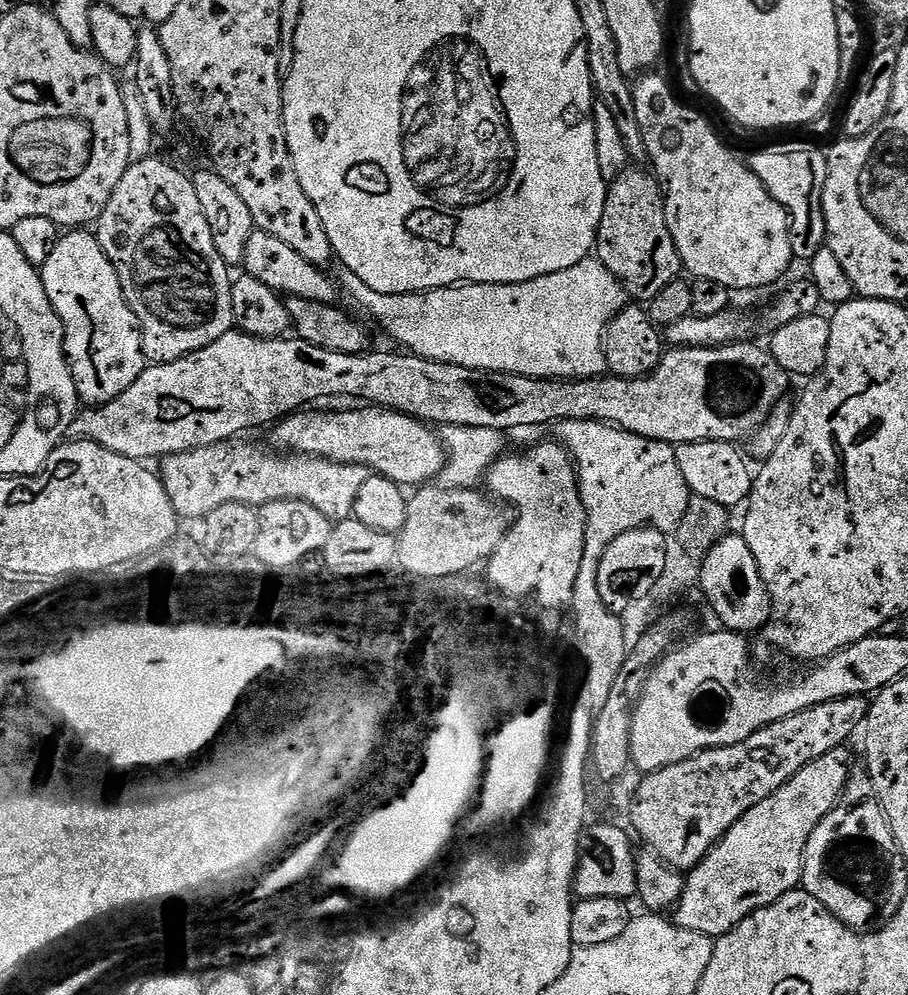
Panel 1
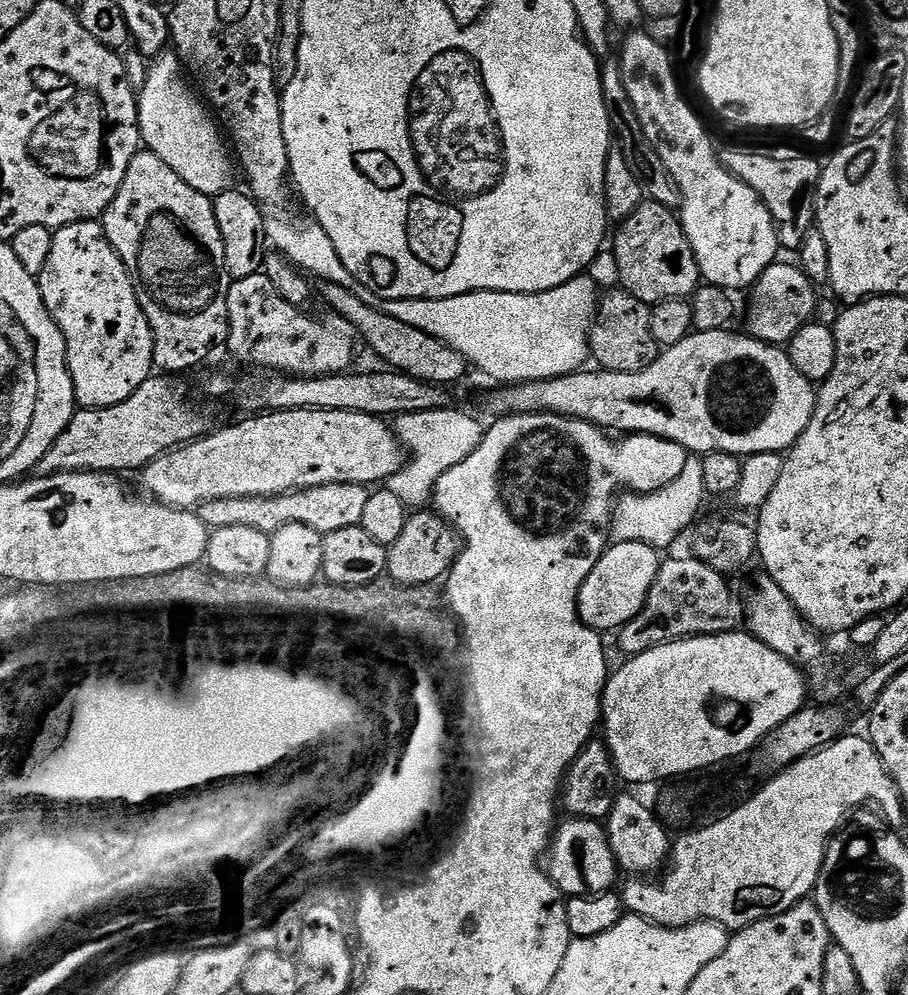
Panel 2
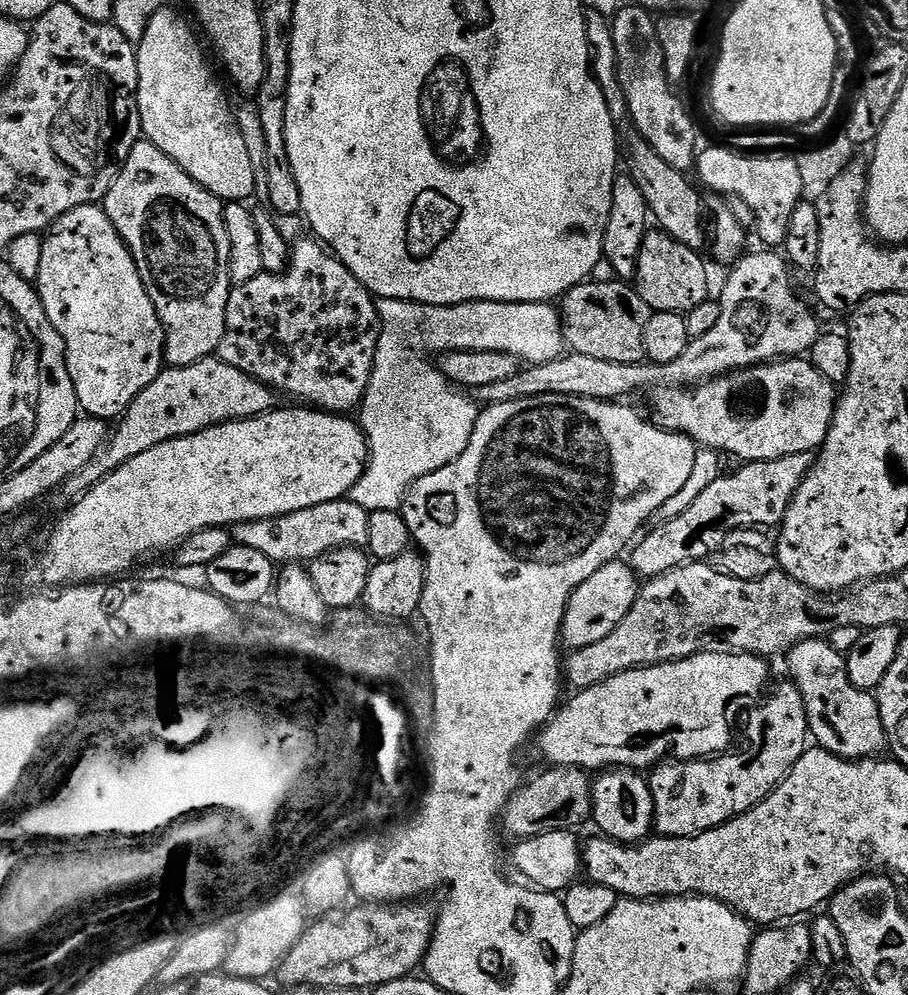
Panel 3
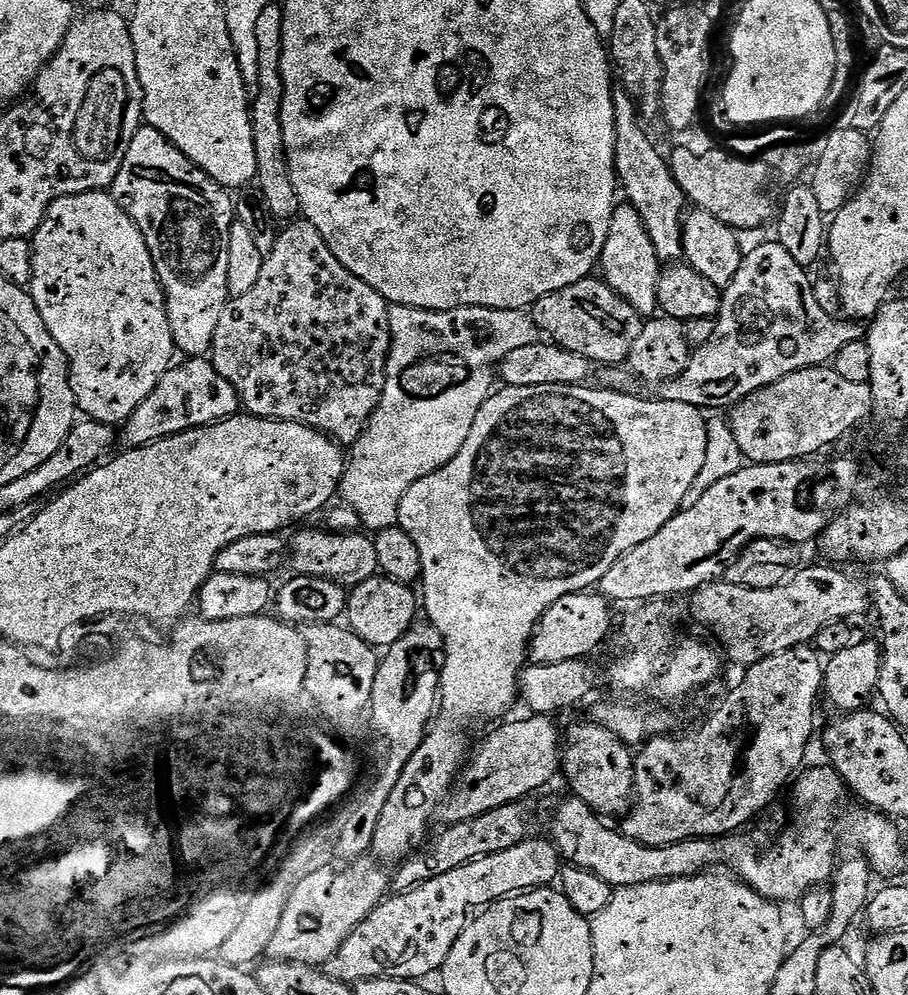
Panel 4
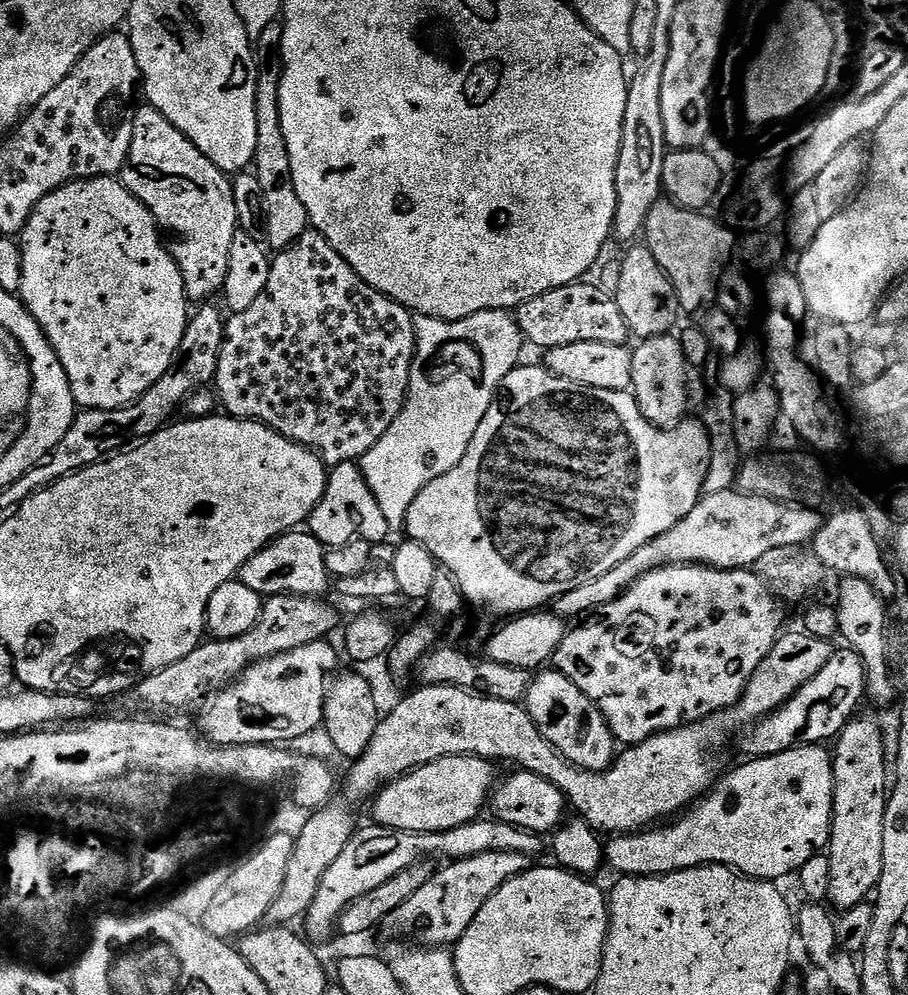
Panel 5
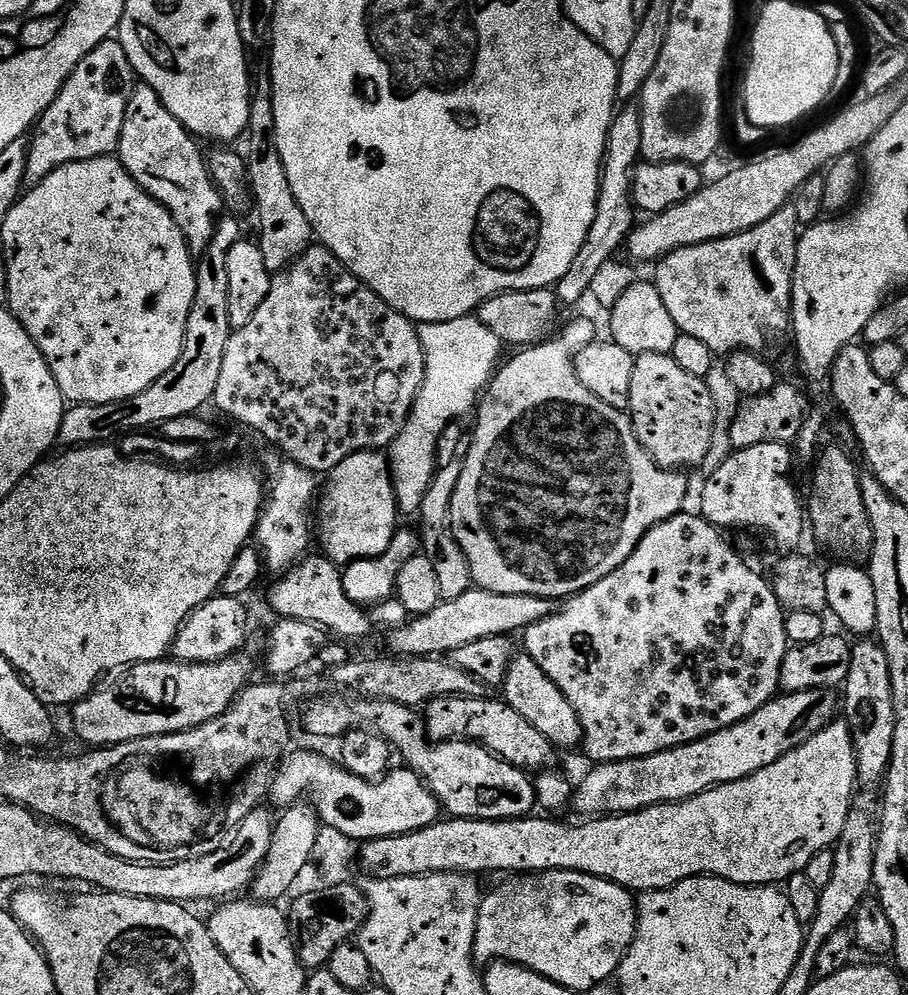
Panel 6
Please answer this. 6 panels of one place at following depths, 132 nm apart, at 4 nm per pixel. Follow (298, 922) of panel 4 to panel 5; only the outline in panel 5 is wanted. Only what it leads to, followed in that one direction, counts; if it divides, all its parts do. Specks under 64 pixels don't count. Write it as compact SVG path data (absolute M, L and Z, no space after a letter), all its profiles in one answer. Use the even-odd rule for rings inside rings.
M477 818L470 824L463 824L454 830L445 832L407 832L371 826L362 827L355 833L342 854L335 859L334 864L322 874L317 893L310 902L307 912L302 917L303 931L312 942L324 940L331 932L335 933L342 910L354 902L354 898L362 898L362 894L370 894L374 886L382 886L382 882L394 878L398 870L406 870L406 866L417 863L421 858L437 858L445 856L445 861L465 860L487 852L517 852L529 858L535 858L540 851L545 851L544 844L535 832L527 832L521 828L510 826L495 818Z

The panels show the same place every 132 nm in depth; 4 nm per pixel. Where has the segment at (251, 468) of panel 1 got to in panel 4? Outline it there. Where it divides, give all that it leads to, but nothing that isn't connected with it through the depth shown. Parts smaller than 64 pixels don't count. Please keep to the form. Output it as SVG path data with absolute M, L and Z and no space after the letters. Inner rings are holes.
M324 526L303 528L301 527L301 532L290 540L290 564L296 567L295 571L299 575L338 580L345 586L355 586L380 572L376 541L371 535L360 530L333 532Z

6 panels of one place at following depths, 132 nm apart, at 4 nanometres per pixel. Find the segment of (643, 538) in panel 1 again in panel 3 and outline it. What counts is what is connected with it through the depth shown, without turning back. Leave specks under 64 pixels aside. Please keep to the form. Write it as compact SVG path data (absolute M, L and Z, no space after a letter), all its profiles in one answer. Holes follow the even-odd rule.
M617 558L610 561L602 570L590 574L578 590L572 592L568 599L568 609L564 615L564 625L560 628L563 647L568 650L594 646L594 642L602 642L626 614L630 614L630 606L634 606L636 595L640 593L642 584L631 563Z

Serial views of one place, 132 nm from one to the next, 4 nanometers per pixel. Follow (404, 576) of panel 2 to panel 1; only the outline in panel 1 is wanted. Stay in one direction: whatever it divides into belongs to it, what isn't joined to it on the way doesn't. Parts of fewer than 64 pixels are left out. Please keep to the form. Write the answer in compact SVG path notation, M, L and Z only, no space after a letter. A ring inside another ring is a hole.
M420 486L413 492L406 510L406 526L398 534L398 564L412 578L436 581L440 576L483 565L514 523L507 503L476 488Z

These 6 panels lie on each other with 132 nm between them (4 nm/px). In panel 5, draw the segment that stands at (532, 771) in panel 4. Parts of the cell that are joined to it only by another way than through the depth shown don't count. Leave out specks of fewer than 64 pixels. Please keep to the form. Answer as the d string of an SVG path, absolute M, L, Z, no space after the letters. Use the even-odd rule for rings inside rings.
M447 756L423 764L406 776L396 777L376 793L373 821L382 828L407 832L445 832L470 824L485 811L494 787L492 768L493 761L480 756Z

